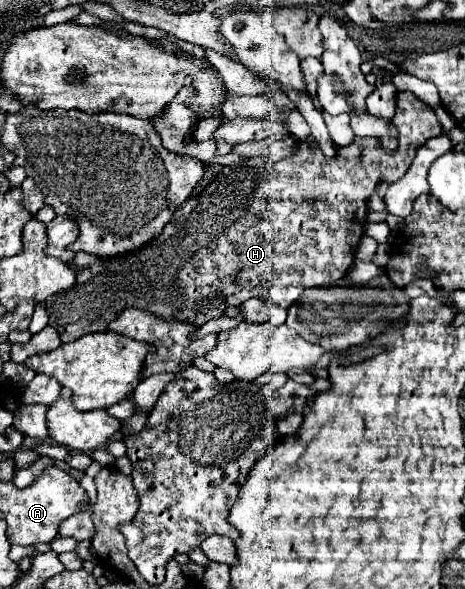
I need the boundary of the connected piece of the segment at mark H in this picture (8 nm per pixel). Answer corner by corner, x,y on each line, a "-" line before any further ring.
411,94
411,106
409,106
409,102
405,102
405,106
397,108
391,124
397,128
397,134
399,134
399,146
393,152
387,152
377,138
355,138
349,146
337,146
337,144
333,144
335,146
335,156
329,158
329,156
323,154
323,150
321,150
317,140
313,140
313,142
297,140
293,154
283,158
283,160
279,160
279,162
267,162
265,156
257,156
257,158
247,158
247,160
243,160
239,164
223,166
219,170
219,174
203,188
201,194
191,196
183,206
179,206
179,210
175,210
171,222
147,246
141,246
139,250
133,250
133,252
127,252
127,254
121,254
121,256
113,256
111,260
103,260
103,258
97,258
97,256
87,254
87,252
77,252
75,258
71,260
79,268
75,284
69,290
59,292
59,294
51,296
49,300
45,300
45,308
49,312
49,324
59,332
61,342
73,342
73,340
77,340
77,338
81,338
85,334
91,334
91,332
105,332
109,322
113,322
123,312
123,308
147,310
147,312
151,312
151,314
155,314
155,316
159,316
163,320
181,320
181,322
187,322
187,324
193,324
193,326
203,326
205,322
209,322
213,318
221,318
225,308
239,306
247,298
255,296
255,298
263,298
263,300
273,300
273,302
279,302
283,308
289,308
307,288
321,286
321,284
333,284
333,282
345,278
347,272
349,272
349,266
355,262
355,252
357,252
357,246
361,242
361,236
363,236
363,230
365,230
365,218
367,218
367,212
369,212
369,208
367,208
367,196
369,194
365,194
365,192
357,194
357,188
353,188
353,192
351,192
351,184
357,186
355,182
357,180
361,182
363,174
365,174
365,178
369,178
367,172
375,164
373,158
393,158
393,160
395,158
405,158
405,170
407,170
407,166
411,164
411,160
415,156
415,148
419,146
415,142
423,144
433,134
441,134
443,132
439,122
437,122
437,116
431,110
431,106
427,106
425,102
421,104
413,94

